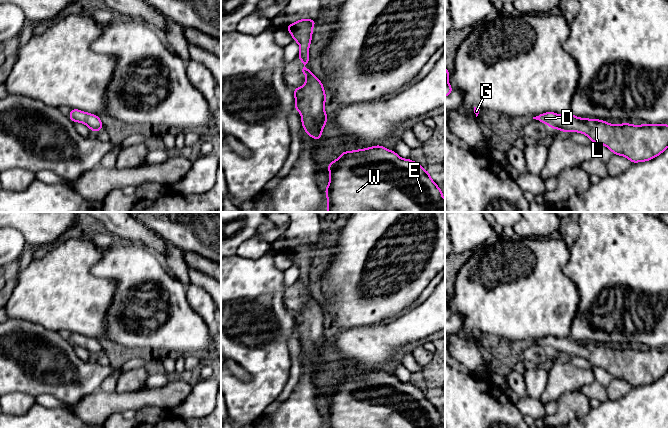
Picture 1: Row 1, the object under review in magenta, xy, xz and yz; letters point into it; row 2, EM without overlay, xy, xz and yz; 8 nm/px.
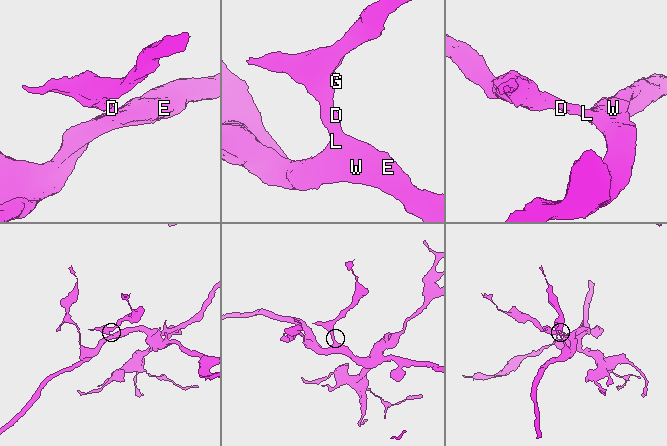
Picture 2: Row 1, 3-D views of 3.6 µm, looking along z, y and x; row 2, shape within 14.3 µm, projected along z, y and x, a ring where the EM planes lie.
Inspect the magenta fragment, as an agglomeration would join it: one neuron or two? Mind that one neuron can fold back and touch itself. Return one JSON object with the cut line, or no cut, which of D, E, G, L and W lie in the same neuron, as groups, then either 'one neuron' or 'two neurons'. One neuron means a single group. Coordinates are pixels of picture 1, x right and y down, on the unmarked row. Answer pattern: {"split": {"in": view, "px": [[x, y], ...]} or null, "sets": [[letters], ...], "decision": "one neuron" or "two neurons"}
{"split": null, "sets": [["D", "E", "G", "L", "W"]], "decision": "one neuron"}

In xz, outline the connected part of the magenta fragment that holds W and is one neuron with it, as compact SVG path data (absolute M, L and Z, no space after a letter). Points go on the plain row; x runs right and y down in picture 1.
M381 369L344 375L340 381L329 387L329 408L325 413L327 428L445 428L443 416L431 403L429 395L410 383L402 383L395 375Z

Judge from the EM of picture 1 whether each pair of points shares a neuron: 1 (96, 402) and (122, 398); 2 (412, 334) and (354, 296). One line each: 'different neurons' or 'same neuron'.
1: same neuron
2: different neurons

